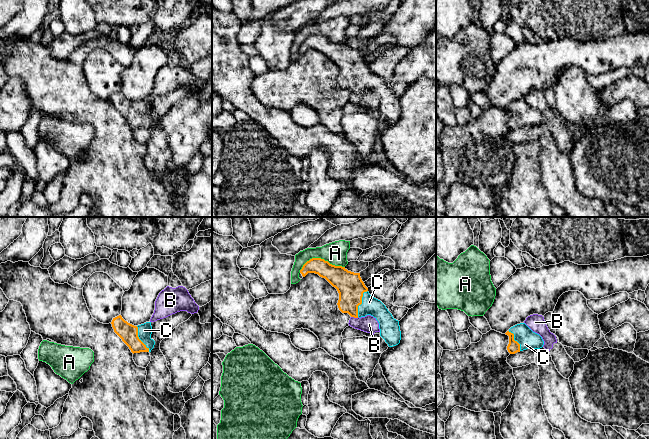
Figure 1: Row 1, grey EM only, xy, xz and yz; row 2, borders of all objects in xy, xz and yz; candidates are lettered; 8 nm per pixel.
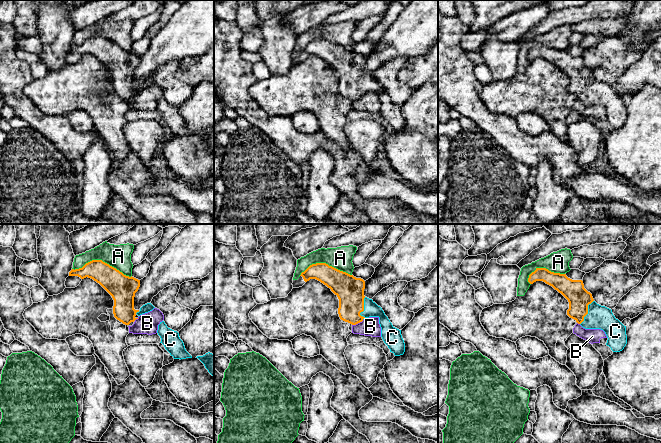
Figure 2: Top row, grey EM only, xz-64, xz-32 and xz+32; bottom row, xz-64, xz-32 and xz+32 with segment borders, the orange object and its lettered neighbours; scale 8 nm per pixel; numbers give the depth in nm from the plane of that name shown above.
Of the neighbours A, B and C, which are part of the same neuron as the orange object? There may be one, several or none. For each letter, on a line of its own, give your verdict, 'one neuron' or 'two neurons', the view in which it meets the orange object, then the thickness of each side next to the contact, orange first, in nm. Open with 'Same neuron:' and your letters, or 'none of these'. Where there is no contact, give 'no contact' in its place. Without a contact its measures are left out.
Same neuron: C
A: two neurons | xz | 170/180 nm
B: two neurons | xz | 220/140 nm
C: one neuron | xz | 220/140 nm

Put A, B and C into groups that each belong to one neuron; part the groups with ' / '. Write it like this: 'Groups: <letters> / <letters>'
Groups: A / B / C

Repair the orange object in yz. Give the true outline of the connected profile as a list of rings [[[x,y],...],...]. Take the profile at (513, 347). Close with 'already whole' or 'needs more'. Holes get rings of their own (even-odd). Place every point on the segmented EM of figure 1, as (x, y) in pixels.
[[[525,323],[511,327],[505,334],[509,336],[507,350],[510,354],[526,349],[540,349],[544,345],[542,337],[533,332]]]; needs more

